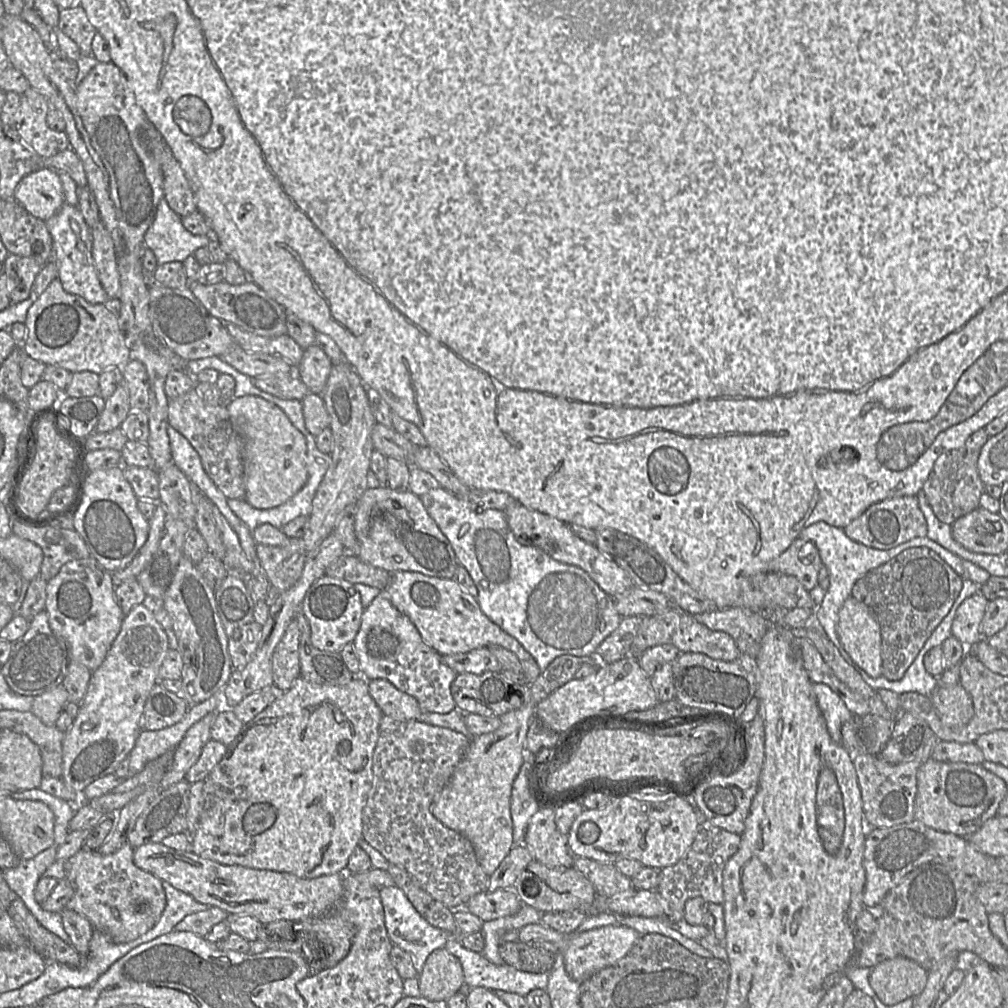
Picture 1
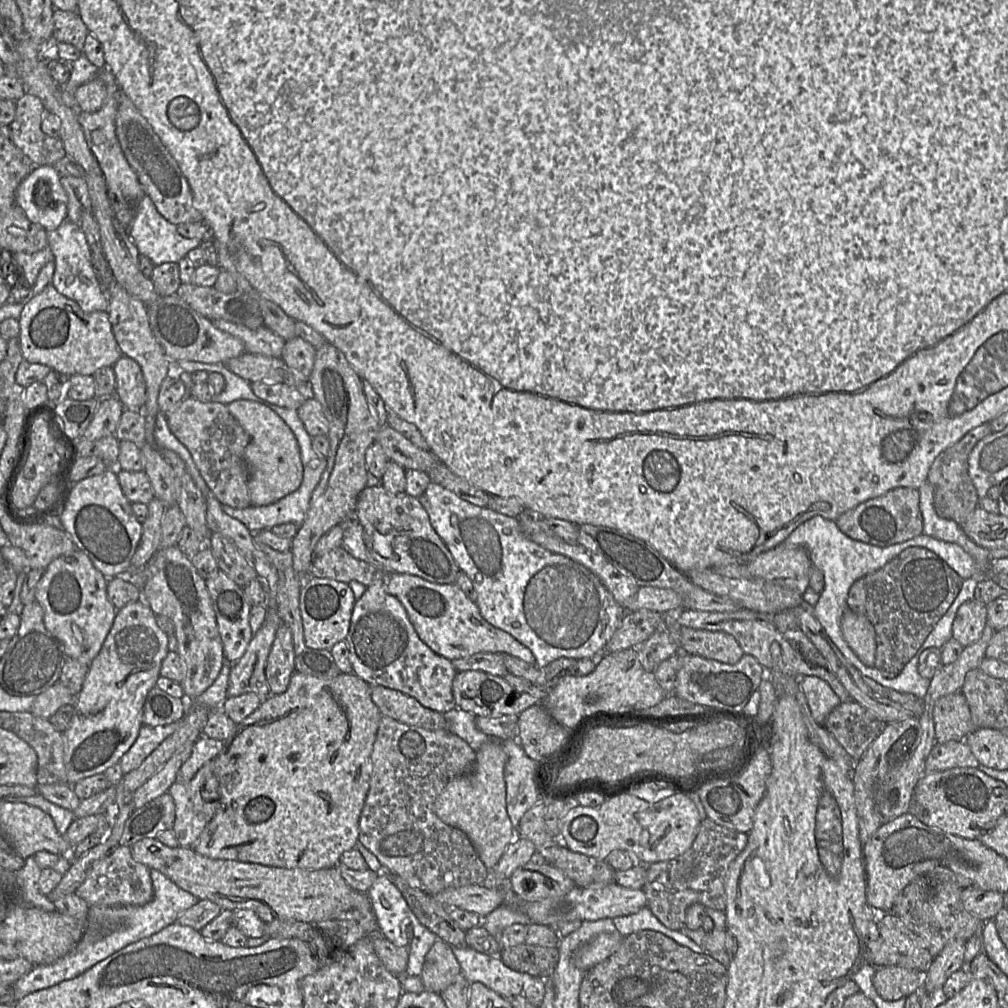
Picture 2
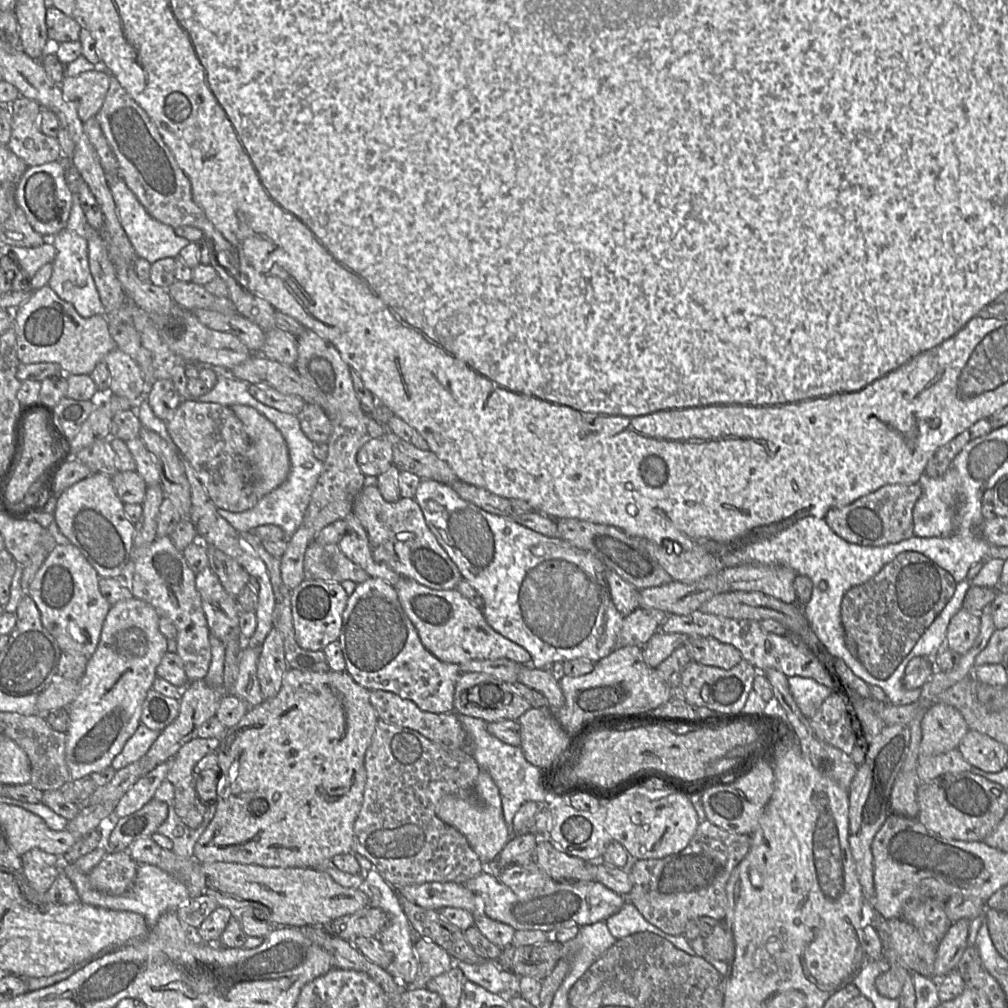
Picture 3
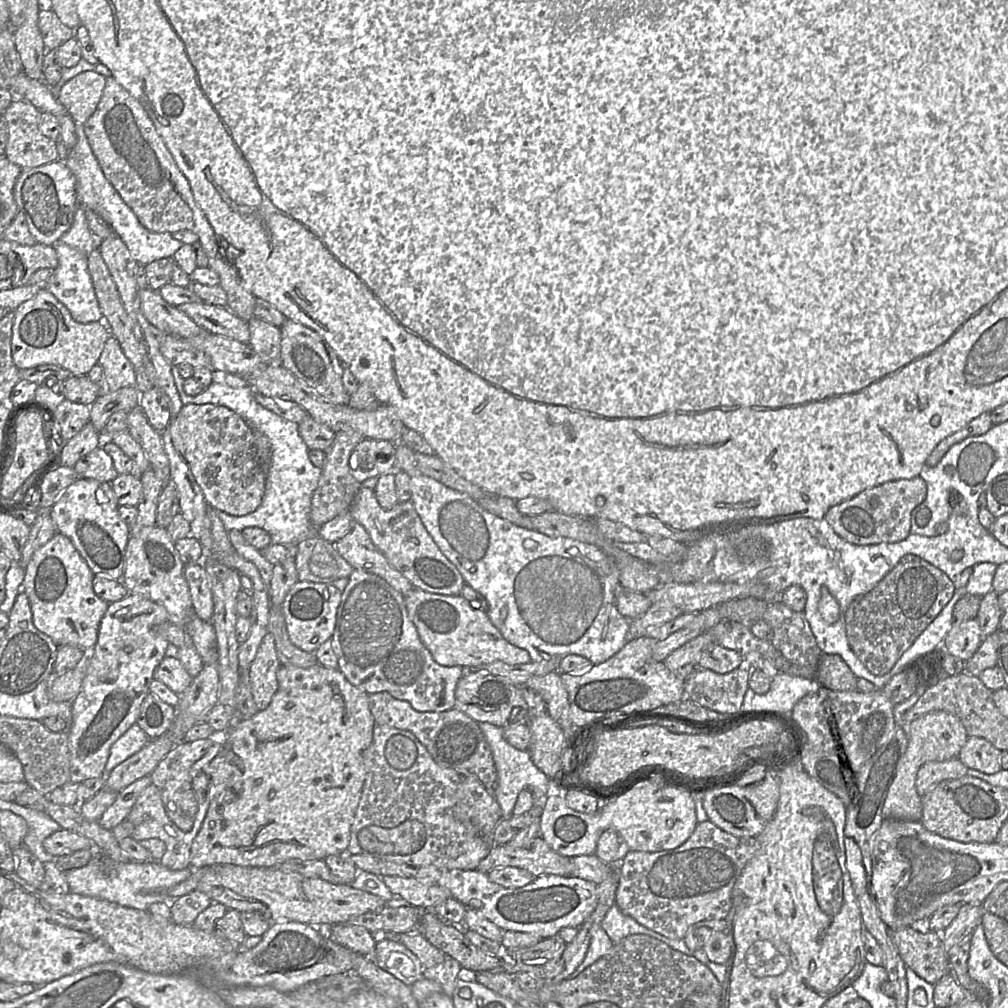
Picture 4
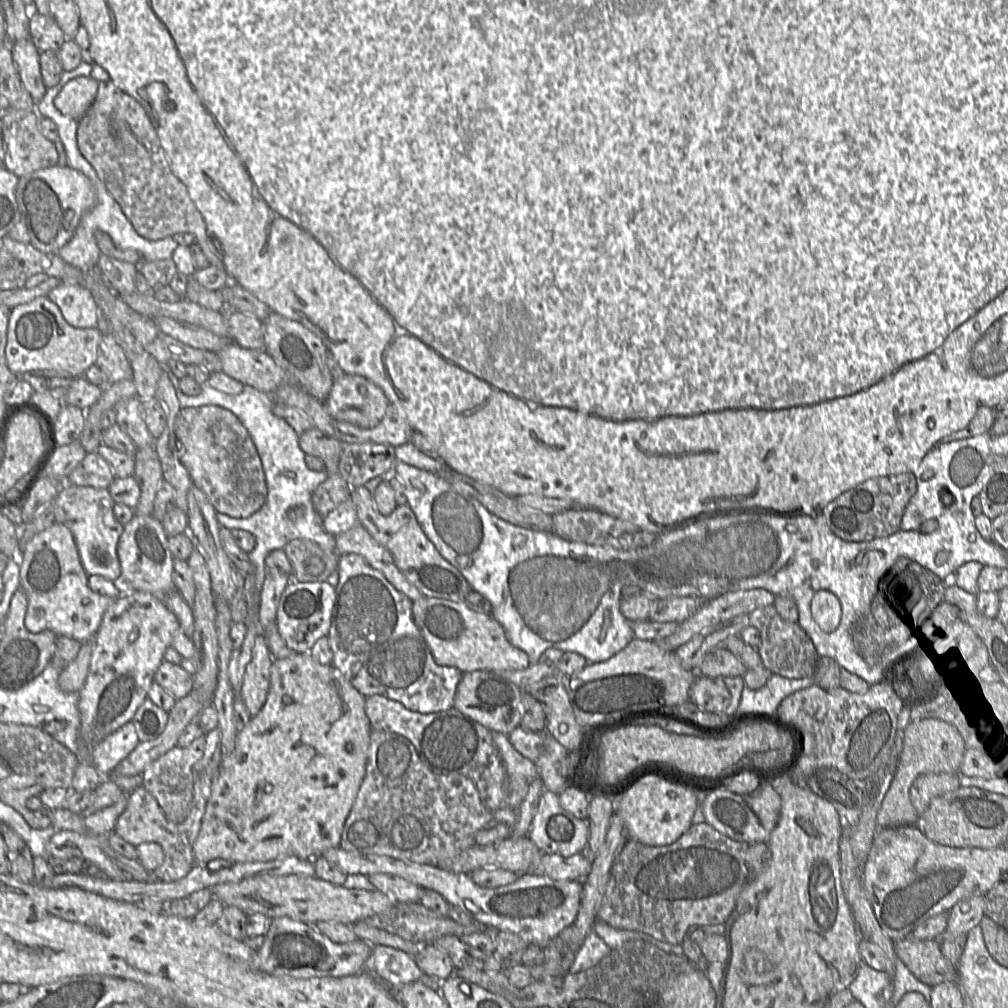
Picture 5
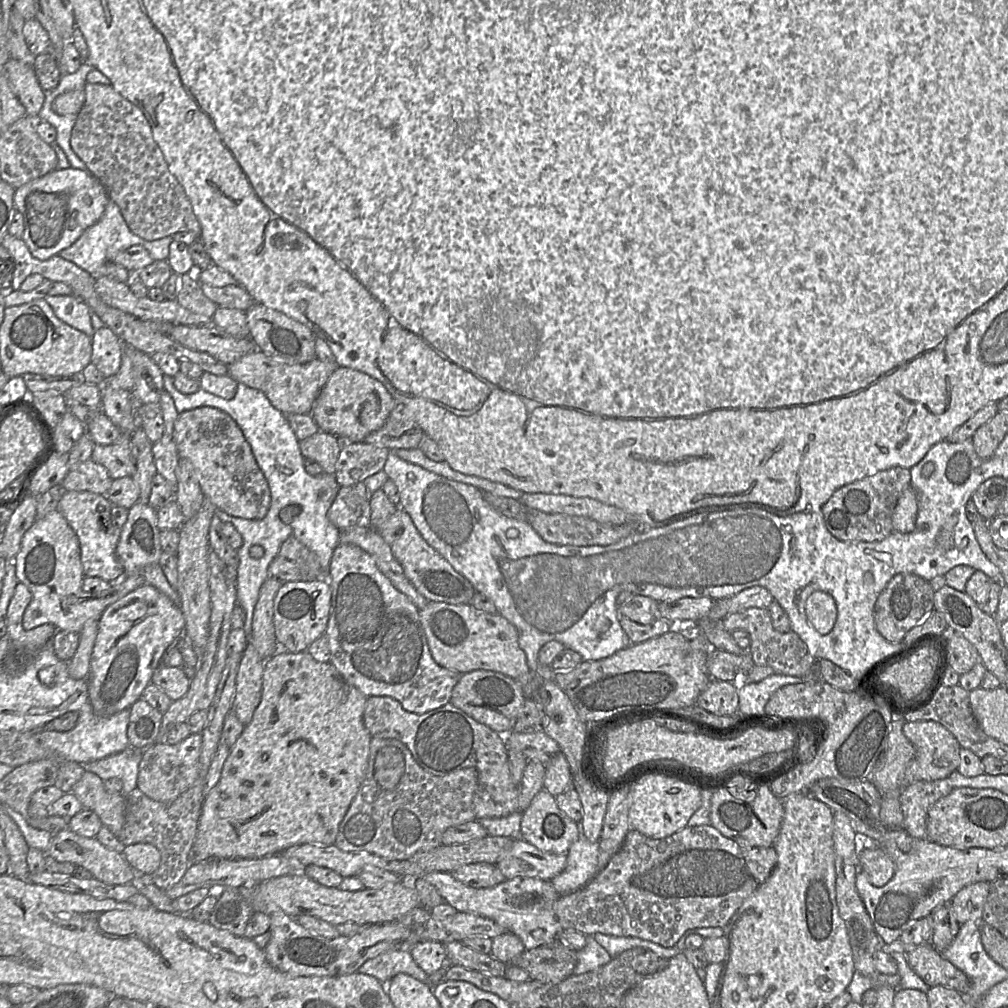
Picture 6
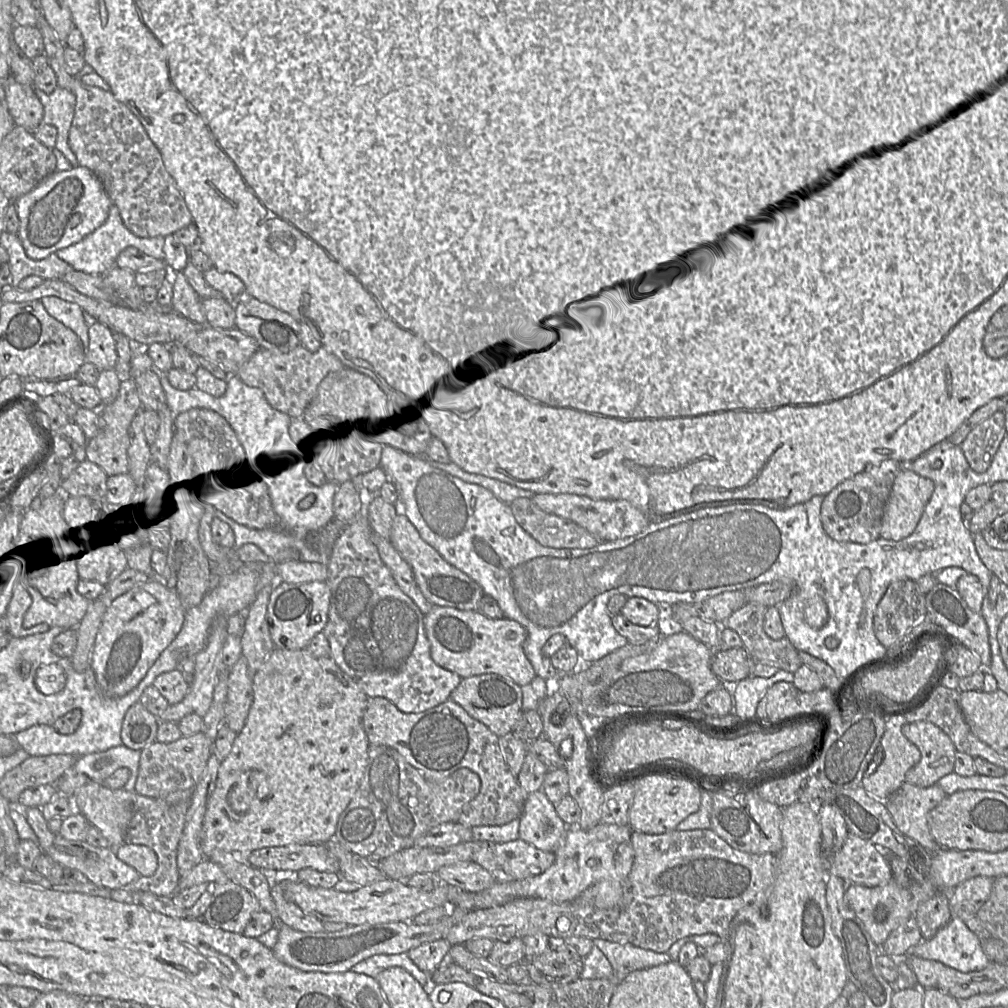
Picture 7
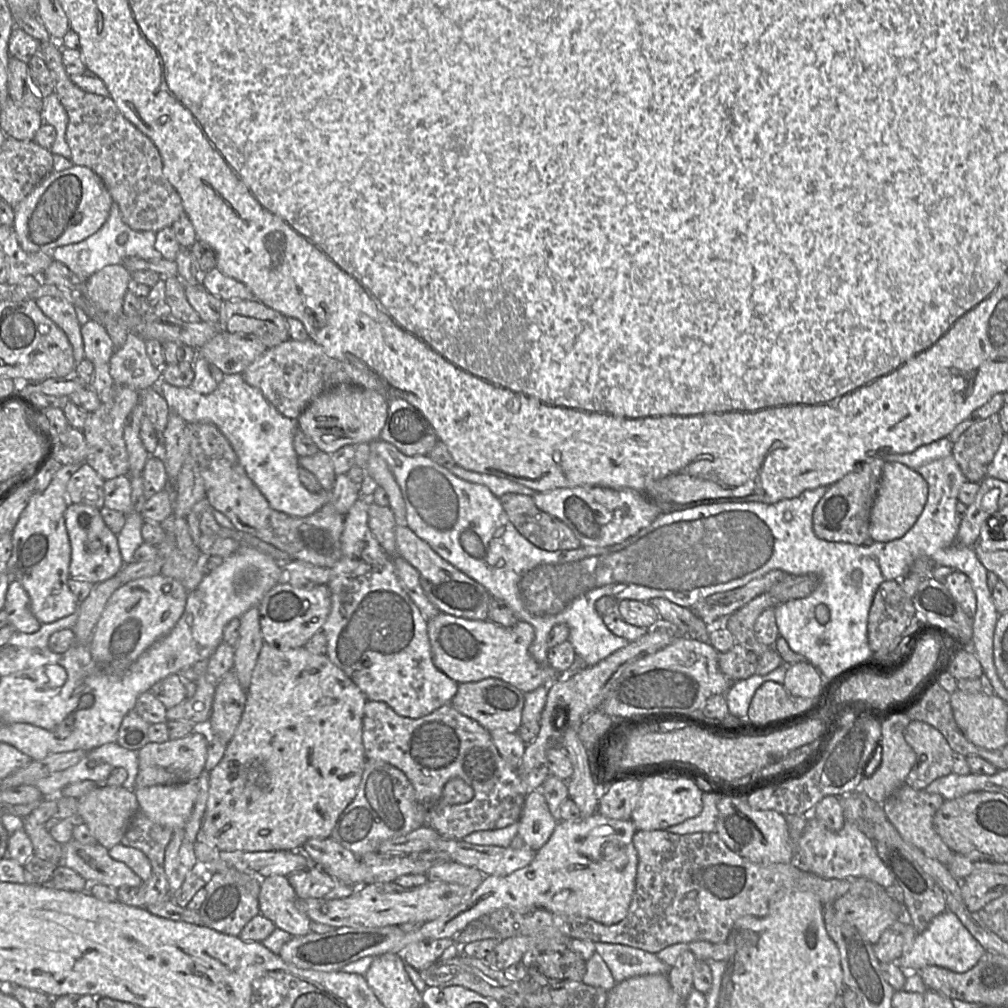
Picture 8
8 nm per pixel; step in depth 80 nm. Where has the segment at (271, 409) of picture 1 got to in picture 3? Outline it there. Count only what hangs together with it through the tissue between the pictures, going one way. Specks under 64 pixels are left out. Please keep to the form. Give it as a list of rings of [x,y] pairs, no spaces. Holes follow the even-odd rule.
[[[235,404],[230,407],[244,425],[249,437],[248,459],[255,472],[255,493],[259,499],[285,482],[290,472],[288,447],[281,432],[255,408]]]

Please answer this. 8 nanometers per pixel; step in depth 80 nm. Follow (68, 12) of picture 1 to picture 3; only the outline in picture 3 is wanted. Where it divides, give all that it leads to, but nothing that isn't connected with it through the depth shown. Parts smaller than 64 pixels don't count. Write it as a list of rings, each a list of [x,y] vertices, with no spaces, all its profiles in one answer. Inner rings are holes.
[[[52,5],[46,11],[46,26],[51,47],[63,42],[79,41],[82,25],[77,17],[70,17]]]

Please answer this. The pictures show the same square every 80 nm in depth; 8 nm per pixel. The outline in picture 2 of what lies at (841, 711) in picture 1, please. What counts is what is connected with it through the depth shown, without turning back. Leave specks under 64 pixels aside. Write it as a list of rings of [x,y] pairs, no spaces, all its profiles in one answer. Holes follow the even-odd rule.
[[[803,676],[798,678],[799,686],[806,697],[812,719],[824,726],[827,716],[841,702],[830,686],[820,678]]]

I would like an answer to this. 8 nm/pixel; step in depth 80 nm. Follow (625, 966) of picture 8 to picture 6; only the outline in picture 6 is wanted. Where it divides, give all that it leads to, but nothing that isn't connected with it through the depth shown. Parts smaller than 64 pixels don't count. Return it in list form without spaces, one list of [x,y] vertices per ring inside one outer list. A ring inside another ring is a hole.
[[[596,933],[593,936],[596,942],[601,945],[611,957],[615,957],[626,950],[636,947],[650,950],[660,957],[667,959],[671,959],[680,953],[680,950],[676,947],[665,948],[651,941],[636,937],[616,937],[601,933]]]

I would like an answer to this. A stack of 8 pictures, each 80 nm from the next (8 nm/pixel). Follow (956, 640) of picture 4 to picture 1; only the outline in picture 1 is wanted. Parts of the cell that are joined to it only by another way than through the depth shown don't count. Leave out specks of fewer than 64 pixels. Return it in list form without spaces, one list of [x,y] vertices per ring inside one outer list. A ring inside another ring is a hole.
[[[974,594],[959,606],[952,623],[952,636],[965,646],[973,646],[982,638],[980,627],[989,601],[981,595]]]

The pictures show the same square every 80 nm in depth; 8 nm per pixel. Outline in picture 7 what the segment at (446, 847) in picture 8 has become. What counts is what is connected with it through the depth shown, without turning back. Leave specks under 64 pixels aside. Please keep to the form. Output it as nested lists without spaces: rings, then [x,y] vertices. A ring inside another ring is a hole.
[[[521,839],[483,846],[474,854],[472,860],[473,863],[487,870],[498,882],[521,880],[542,874],[554,863],[554,861],[554,852],[539,850]]]

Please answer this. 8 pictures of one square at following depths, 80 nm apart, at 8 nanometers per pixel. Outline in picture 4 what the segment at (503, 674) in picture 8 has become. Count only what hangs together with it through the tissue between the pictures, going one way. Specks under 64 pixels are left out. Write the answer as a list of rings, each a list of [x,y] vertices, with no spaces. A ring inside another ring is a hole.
[[[413,589],[405,596],[405,604],[419,637],[433,659],[442,666],[475,669],[481,665],[502,661],[506,664],[527,664],[529,653],[503,638],[486,612],[473,608],[462,595],[445,596]]]

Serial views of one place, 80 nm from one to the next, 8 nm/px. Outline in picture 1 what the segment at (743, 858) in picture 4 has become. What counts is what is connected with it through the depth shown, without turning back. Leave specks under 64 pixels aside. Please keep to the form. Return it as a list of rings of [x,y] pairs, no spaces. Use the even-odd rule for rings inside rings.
[[[705,820],[698,825],[696,837],[687,853],[674,865],[659,871],[655,889],[667,903],[666,918],[678,922],[684,918],[685,904],[690,898],[701,897],[708,903],[723,904],[723,870],[737,852],[741,836],[714,826]]]

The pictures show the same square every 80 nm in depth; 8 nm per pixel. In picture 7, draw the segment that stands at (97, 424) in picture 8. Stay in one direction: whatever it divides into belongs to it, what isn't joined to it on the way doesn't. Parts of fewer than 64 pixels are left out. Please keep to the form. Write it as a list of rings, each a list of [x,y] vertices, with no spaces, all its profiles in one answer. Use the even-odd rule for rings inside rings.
[[[123,378],[116,399],[109,404],[102,405],[98,410],[100,414],[98,420],[99,432],[87,441],[86,460],[98,465],[108,477],[129,473],[128,428],[134,416],[142,409],[134,379]]]

